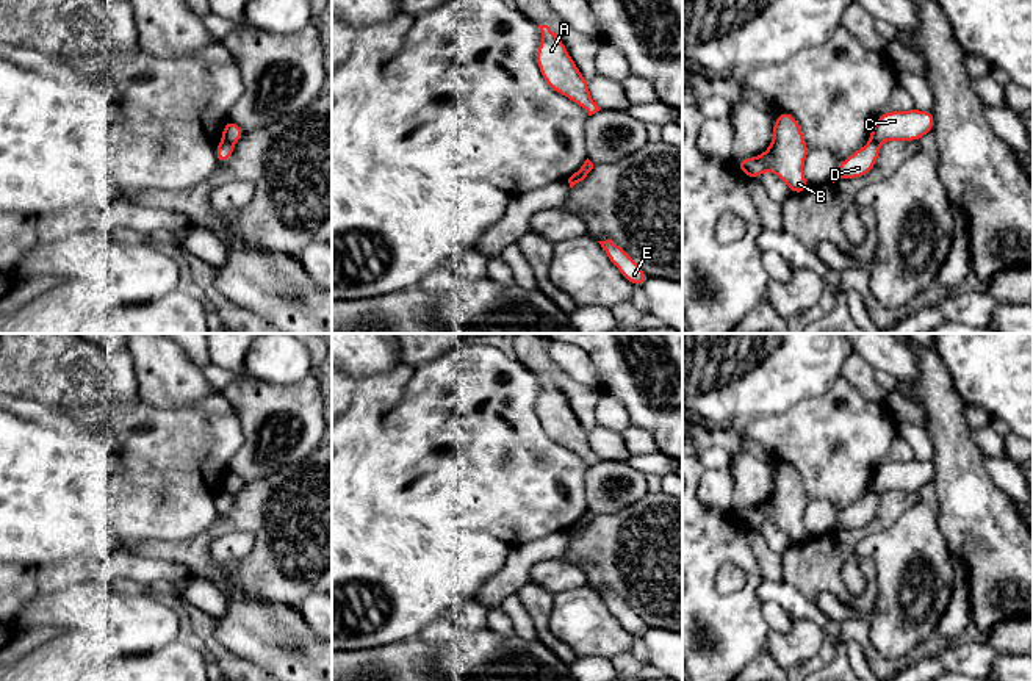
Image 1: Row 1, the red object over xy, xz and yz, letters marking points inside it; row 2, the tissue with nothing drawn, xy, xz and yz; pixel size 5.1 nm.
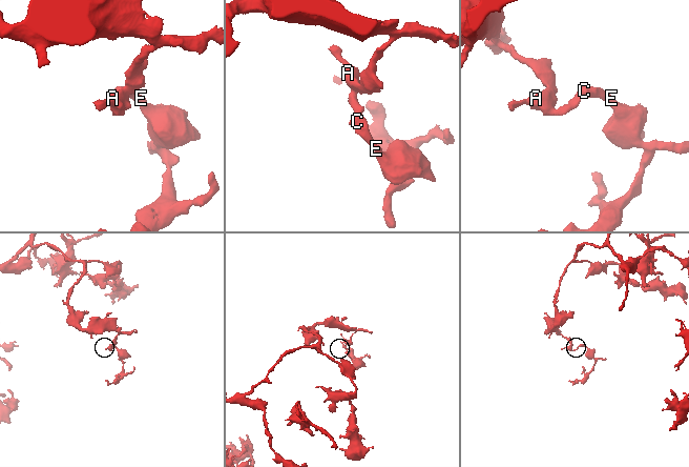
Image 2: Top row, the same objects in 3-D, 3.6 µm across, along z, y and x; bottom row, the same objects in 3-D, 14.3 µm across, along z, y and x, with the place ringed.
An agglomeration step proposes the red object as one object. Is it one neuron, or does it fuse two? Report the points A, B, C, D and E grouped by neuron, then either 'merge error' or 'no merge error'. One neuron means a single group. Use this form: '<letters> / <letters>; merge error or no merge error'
A B D / C E; merge error

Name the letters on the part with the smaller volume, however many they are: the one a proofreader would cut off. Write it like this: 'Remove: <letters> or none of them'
Remove: C, E

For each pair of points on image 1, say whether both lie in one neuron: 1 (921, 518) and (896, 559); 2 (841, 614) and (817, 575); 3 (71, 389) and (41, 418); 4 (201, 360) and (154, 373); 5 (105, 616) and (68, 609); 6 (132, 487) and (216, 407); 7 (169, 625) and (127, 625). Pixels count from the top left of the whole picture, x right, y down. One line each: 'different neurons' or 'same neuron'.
1: same neuron
2: different neurons
3: different neurons
4: different neurons
5: different neurons
6: same neuron
7: same neuron

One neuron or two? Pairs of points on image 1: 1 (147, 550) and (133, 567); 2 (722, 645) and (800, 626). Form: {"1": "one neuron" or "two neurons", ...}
{"1": "two neurons", "2": "two neurons"}

